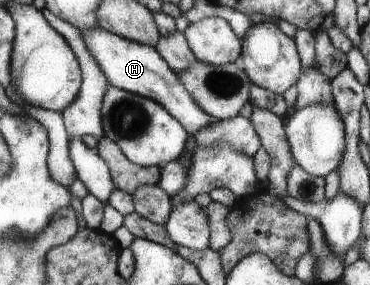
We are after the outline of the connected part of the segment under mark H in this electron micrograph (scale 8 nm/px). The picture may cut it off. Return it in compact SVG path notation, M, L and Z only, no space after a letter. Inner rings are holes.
M101 27L81 29L80 33L88 51L96 59L98 67L102 69L111 86L157 100L169 110L170 115L173 115L178 123L182 124L182 127L186 128L187 132L190 132L190 135L196 135L198 131L204 130L205 127L212 127L217 122L190 95L181 77L169 66L169 63L166 63L157 48L124 39Z

